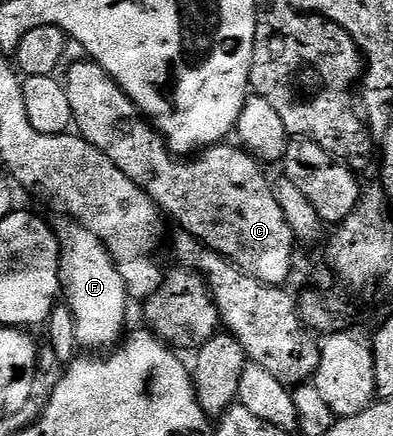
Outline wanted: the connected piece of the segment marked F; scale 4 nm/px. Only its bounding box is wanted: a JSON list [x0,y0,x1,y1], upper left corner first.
[55,223,131,350]

